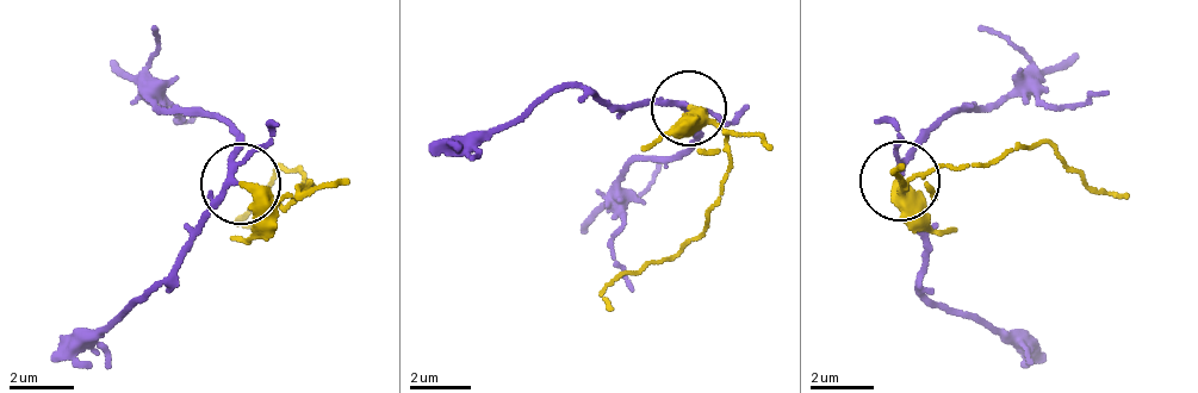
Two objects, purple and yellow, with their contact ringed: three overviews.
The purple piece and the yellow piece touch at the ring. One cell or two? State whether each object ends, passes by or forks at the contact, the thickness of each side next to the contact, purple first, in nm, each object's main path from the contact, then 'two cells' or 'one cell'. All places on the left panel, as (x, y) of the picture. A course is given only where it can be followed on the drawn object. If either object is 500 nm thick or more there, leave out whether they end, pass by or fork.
purple forks; yellow ends; calibres 150 and 360 nm; course purple (236, 185), (239, 148), (219, 119), (161, 116), (150, 103), (187, 120), (219, 114); course yellow (240, 186), (314, 185), (279, 170), (242, 219), (255, 229); one cell

